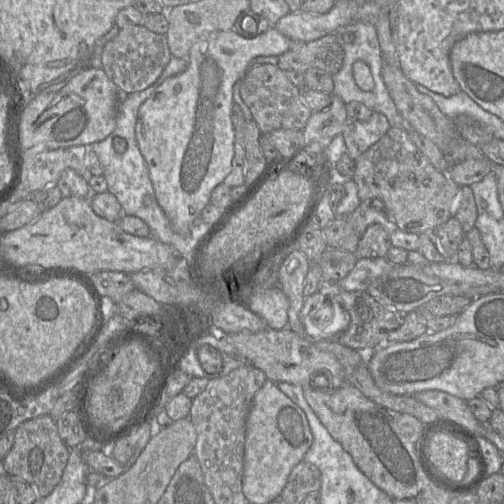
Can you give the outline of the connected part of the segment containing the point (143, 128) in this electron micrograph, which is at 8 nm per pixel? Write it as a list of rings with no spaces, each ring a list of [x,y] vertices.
[[[274,26],[252,39],[240,36],[233,29],[208,34],[192,45],[187,68],[167,78],[139,107],[135,129],[138,146],[148,165],[158,204],[175,232],[190,234],[194,221],[210,203],[213,189],[222,184],[232,171],[235,131],[231,111],[234,84],[241,81],[254,58],[281,55],[289,49],[290,43],[291,40]]]

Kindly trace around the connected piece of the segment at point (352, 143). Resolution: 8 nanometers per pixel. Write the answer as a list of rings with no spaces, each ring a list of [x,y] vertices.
[[[373,112],[367,121],[349,120],[343,129],[343,137],[348,155],[356,160],[370,146],[381,139],[390,129],[385,115]]]

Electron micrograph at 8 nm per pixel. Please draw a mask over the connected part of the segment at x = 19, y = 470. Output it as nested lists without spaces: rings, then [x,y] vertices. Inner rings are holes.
[[[49,414],[42,415],[24,421],[15,429],[14,443],[2,460],[1,471],[26,481],[37,491],[39,498],[44,498],[59,483],[69,453],[70,449],[58,434],[56,421]]]

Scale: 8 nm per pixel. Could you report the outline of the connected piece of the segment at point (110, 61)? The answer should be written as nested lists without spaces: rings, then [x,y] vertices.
[[[130,25],[119,30],[118,34],[103,48],[102,69],[115,83],[122,95],[142,91],[153,85],[163,73],[172,58],[165,34],[157,34],[142,25]]]

